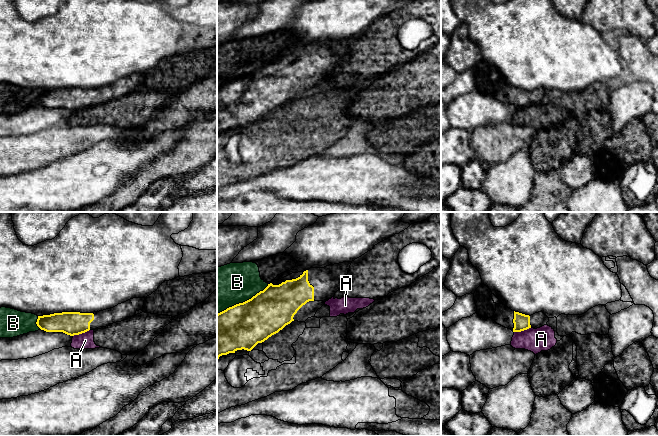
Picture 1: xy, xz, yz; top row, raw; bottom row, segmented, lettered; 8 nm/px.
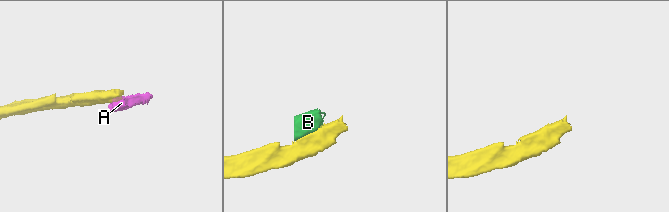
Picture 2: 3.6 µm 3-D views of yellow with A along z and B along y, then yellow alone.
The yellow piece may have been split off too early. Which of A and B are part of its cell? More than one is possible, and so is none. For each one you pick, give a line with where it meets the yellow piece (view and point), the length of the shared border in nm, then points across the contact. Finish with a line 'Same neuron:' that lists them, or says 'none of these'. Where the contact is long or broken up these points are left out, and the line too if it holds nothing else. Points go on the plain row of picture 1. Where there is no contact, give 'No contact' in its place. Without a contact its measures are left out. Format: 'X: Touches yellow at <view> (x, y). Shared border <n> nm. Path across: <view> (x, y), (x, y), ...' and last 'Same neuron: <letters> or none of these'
Same neuron: none of these

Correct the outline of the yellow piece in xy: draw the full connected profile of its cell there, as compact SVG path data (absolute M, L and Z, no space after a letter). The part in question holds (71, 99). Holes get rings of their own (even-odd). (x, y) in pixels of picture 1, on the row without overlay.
M133 74L117 82L94 89L62 88L38 92L37 102L46 108L63 108L74 112L124 97L139 86L145 74Z

